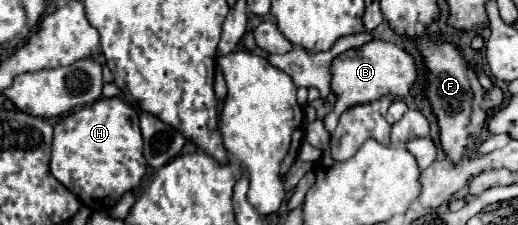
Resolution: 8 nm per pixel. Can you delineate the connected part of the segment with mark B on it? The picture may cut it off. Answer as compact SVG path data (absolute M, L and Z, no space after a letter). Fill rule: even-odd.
M372 40L370 44L366 44L366 48L344 52L332 64L332 92L338 96L338 100L336 100L334 112L324 120L328 132L334 130L334 126L330 126L330 124L334 124L336 118L346 108L352 108L354 104L374 102L388 94L392 94L394 98L406 98L410 94L416 78L418 78L418 66L416 66L414 56L408 54L404 48L398 48L392 42Z

